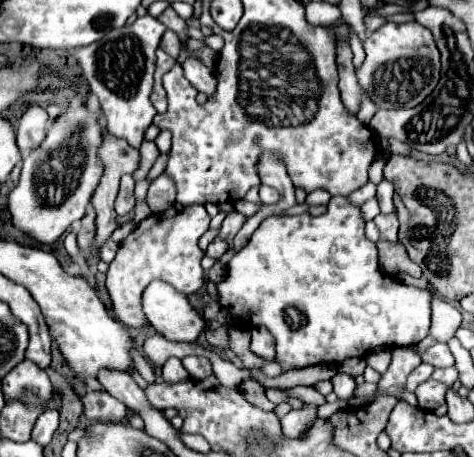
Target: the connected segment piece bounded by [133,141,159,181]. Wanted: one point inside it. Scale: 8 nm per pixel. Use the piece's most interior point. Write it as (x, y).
(149, 152)

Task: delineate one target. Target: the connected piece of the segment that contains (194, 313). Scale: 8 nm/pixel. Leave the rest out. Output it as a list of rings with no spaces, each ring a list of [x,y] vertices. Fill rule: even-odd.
[[[153,281],[143,293],[143,311],[149,323],[169,341],[197,341],[199,333],[205,329],[203,315],[189,303],[189,297],[173,289],[173,285],[165,281]]]

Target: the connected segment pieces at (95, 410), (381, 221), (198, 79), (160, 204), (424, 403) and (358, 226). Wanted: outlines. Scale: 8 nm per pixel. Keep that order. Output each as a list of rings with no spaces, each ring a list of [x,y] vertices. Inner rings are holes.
[[[105,391],[87,393],[81,401],[85,407],[83,413],[89,421],[123,421],[127,417],[127,407]]]
[[[379,213],[379,215],[375,217],[375,223],[377,223],[377,227],[379,227],[379,231],[381,231],[381,235],[383,235],[385,239],[397,241],[399,221],[397,221],[397,215],[395,215],[395,213],[387,213],[387,215]]]
[[[187,57],[181,67],[185,71],[185,77],[191,81],[191,85],[197,91],[201,91],[205,95],[213,95],[215,93],[215,87],[217,87],[215,75],[205,65],[201,65],[201,61],[197,61],[197,57]]]
[[[161,173],[149,187],[147,193],[147,205],[153,213],[163,213],[165,209],[169,209],[169,205],[175,203],[175,183],[167,173]]]
[[[429,379],[425,383],[421,383],[417,389],[415,389],[415,395],[419,399],[419,407],[421,409],[437,409],[439,405],[445,403],[445,391],[447,387],[435,379]]]
[[[331,197],[327,213],[323,213],[319,217],[305,213],[305,215],[281,215],[281,217],[265,219],[257,227],[257,231],[251,235],[249,243],[245,247],[241,247],[229,261],[227,277],[225,277],[225,281],[221,281],[217,285],[219,303],[227,309],[228,317],[234,324],[242,325],[241,315],[243,319],[249,321],[251,327],[263,325],[271,331],[271,335],[275,337],[275,345],[277,345],[277,361],[281,363],[281,367],[285,371],[289,371],[289,367],[301,369],[301,367],[317,365],[317,363],[341,363],[349,357],[365,357],[365,353],[375,347],[409,347],[409,345],[417,345],[423,337],[427,337],[429,325],[431,325],[431,293],[417,289],[417,287],[403,285],[401,281],[385,275],[377,263],[377,245],[365,237],[363,229],[365,229],[365,219],[361,217],[361,207],[353,205],[347,197]]]

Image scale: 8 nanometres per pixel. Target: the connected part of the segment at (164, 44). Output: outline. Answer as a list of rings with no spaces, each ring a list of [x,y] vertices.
[[[165,31],[159,47],[161,47],[167,55],[171,55],[173,59],[177,59],[179,53],[181,53],[181,41],[179,41],[179,37],[177,37],[173,31]]]

